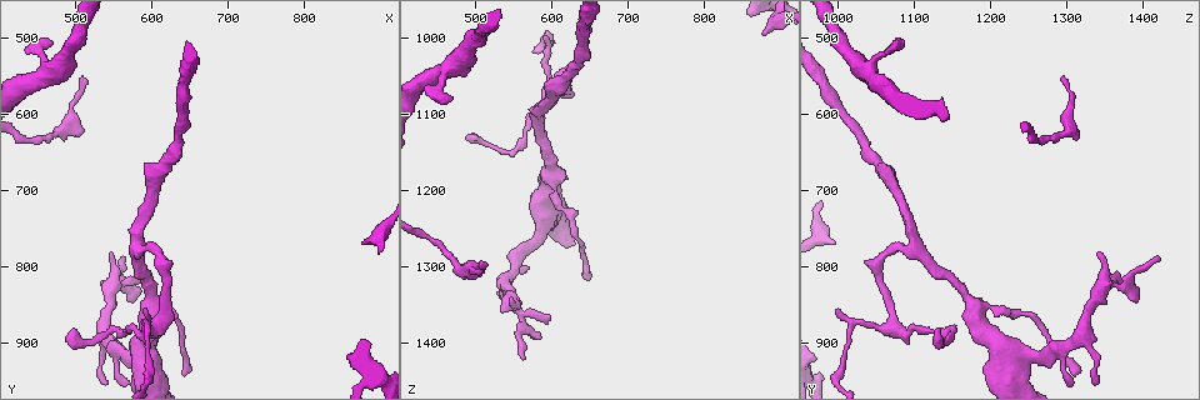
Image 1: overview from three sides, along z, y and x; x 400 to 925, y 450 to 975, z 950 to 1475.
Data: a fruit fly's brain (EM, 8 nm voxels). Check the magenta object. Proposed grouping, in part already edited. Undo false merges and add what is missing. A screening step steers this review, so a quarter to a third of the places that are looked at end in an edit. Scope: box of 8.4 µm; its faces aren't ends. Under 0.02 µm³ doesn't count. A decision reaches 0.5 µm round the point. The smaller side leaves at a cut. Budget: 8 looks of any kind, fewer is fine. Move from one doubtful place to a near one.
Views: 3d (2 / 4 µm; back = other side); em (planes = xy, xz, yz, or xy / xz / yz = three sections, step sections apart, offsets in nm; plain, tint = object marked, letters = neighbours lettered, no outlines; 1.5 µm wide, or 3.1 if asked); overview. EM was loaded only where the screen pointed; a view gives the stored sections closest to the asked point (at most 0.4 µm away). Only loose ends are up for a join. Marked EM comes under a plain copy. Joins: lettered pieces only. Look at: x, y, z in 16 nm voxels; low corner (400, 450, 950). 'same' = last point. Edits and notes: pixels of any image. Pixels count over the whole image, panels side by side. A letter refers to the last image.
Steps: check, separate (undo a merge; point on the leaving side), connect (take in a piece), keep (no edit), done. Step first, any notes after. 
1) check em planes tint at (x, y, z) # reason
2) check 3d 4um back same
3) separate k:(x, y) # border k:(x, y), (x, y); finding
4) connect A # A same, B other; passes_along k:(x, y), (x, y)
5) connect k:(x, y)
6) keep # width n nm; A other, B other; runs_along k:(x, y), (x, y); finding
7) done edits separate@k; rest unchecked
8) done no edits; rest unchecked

check 3d 4um back at (505, 550, 1295) # branch stops here

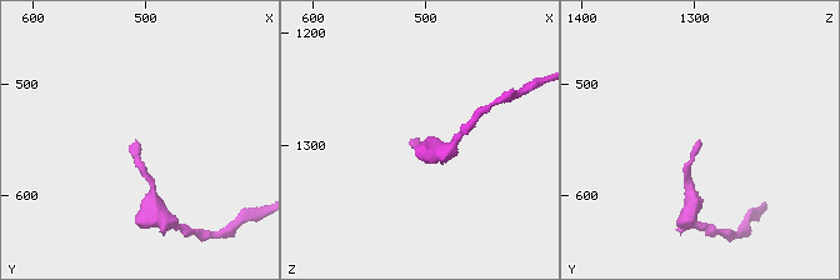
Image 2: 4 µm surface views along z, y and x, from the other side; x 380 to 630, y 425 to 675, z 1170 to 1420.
check em planes letters at (506, 552, 1298) # shape alone is not enough

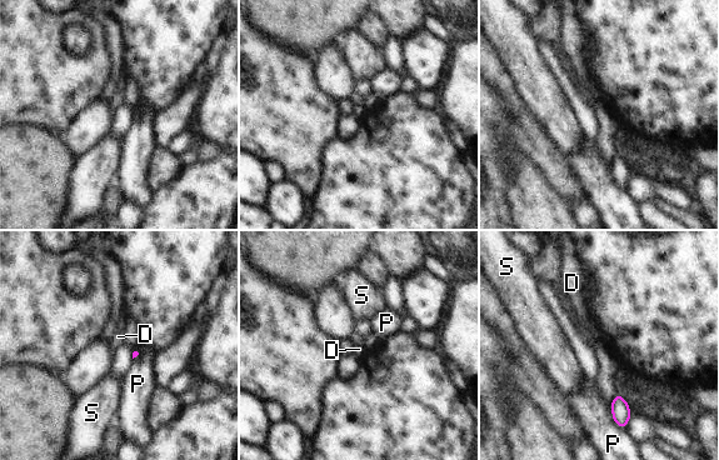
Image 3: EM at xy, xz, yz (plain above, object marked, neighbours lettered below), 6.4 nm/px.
keep # D other, P other, S other; none of them fits

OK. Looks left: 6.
check 3d 2um at (500, 885, 1130) # thin end

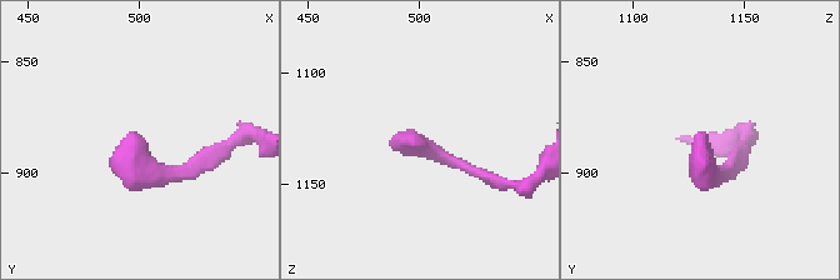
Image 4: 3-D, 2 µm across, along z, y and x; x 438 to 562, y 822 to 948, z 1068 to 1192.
check em planes tint at (498, 881, 1132) # need the tissue

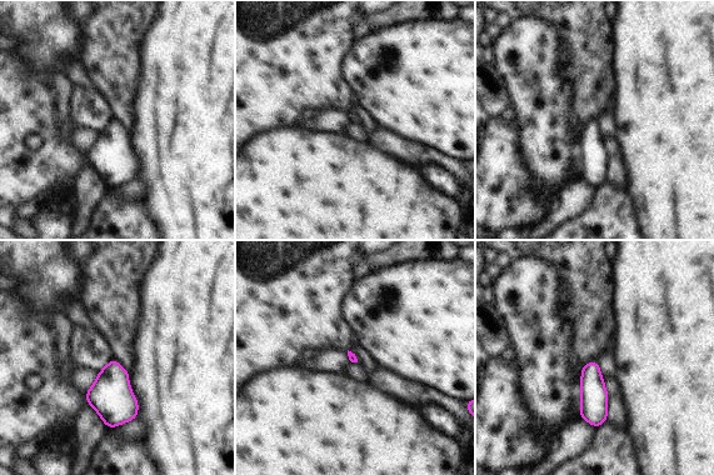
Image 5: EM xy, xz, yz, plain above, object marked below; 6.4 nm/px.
check em planes letters same

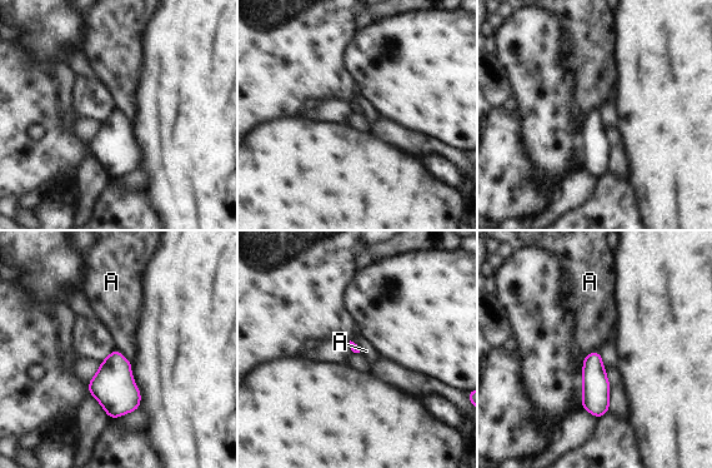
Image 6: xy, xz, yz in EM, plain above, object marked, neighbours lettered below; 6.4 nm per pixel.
keep # A other; border 6:(598, 350), (593, 350), (583, 358); no lettered piece goes on from it

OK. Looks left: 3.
check 3d 4um at (470, 505, 1080)

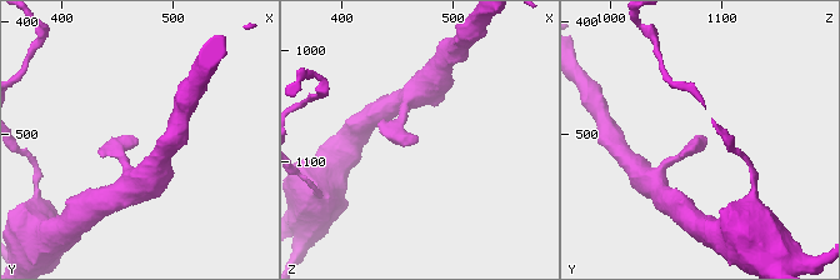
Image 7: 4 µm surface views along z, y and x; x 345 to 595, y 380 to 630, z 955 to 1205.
check em planes tint at (468, 504, 1082) # need the tissue

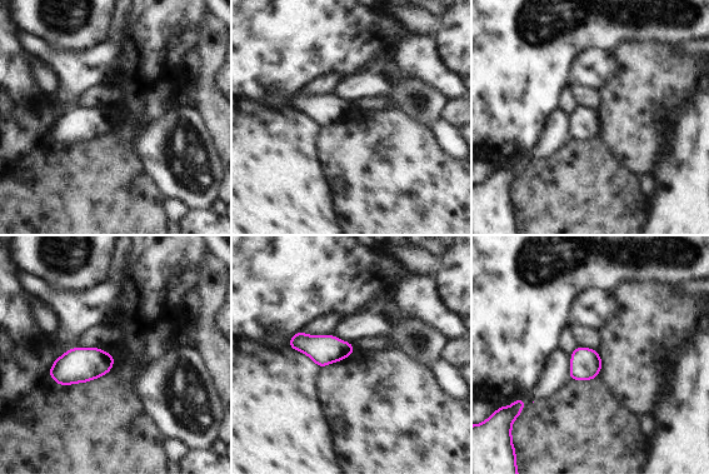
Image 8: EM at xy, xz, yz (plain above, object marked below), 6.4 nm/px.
check em planes letters same # see the neighbours

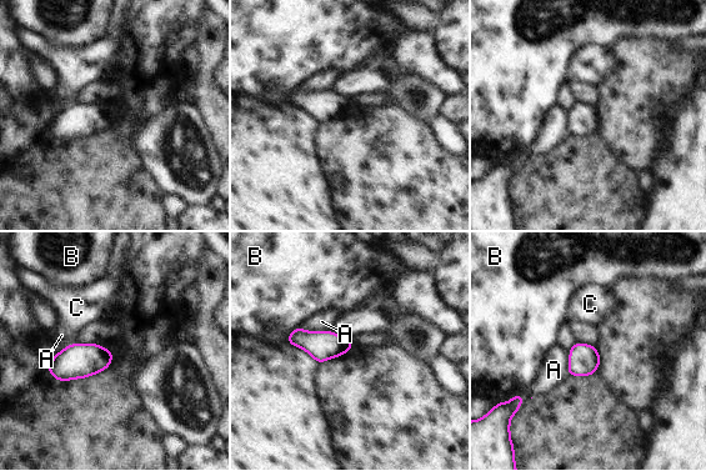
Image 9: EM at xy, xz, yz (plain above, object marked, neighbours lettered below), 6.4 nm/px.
keep # A other, B other, C other; border 9:(299, 326), (304, 330), (326, 331); no lettered piece goes on from it

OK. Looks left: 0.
done no edits; rest unchecked

